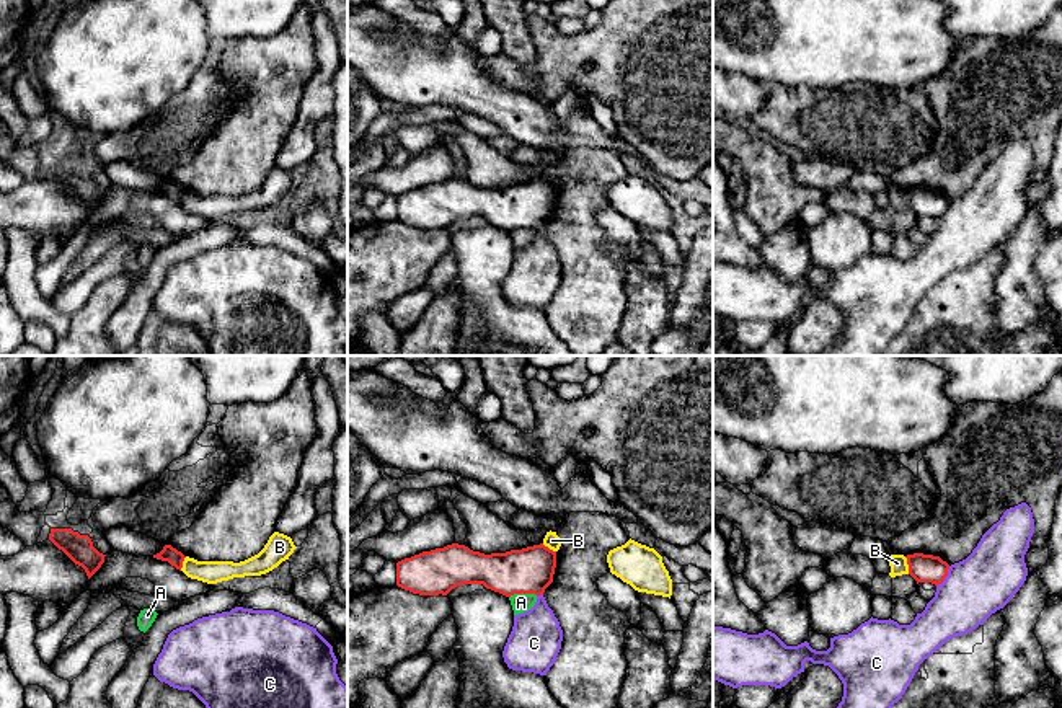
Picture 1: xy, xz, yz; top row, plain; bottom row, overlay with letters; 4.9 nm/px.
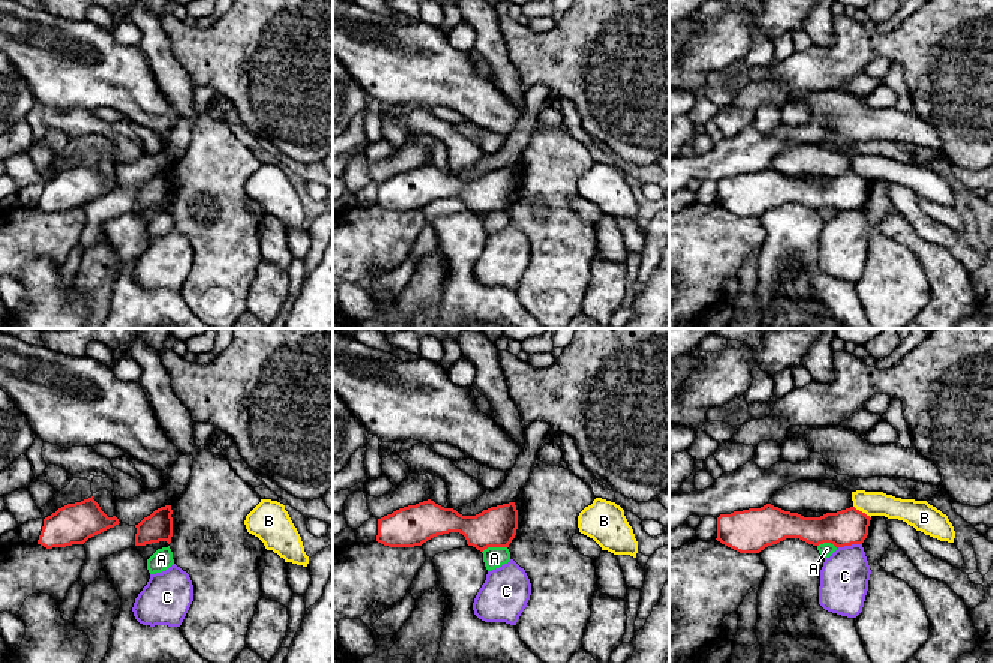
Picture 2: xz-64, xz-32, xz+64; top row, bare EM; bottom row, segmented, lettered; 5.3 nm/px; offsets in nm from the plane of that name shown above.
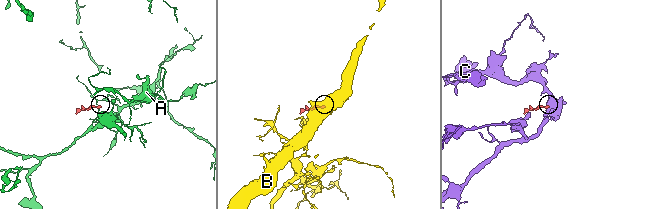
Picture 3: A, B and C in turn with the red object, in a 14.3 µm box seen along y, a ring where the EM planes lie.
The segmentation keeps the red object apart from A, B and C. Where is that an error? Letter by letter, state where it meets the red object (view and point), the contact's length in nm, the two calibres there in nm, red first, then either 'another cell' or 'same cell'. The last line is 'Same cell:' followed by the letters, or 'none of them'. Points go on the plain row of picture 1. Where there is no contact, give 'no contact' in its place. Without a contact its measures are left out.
A: meets red in xz at (522, 227); contact 140 nm long; 220 nm thick on the red side, 100 nm on the other; another cell
B: meets red in yz at (907, 198); contact 90 nm long; 140 nm thick on the red side, 90 nm on the other; another cell
C: meets red in yz at (945, 211); contact 120 nm long; 140 nm thick on the red side, 300 nm on the other; another cell
Same cell: none of them

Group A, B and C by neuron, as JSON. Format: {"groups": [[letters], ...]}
{"groups": [["A"], ["B"], ["C"]]}

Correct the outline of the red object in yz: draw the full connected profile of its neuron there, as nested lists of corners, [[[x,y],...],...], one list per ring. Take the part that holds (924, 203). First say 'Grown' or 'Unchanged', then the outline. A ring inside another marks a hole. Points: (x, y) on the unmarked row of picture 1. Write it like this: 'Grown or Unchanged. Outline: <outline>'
Unchanged. Outline: [[[914,188],[907,189],[909,209],[918,217],[941,219],[948,210],[949,199],[940,191]]]

